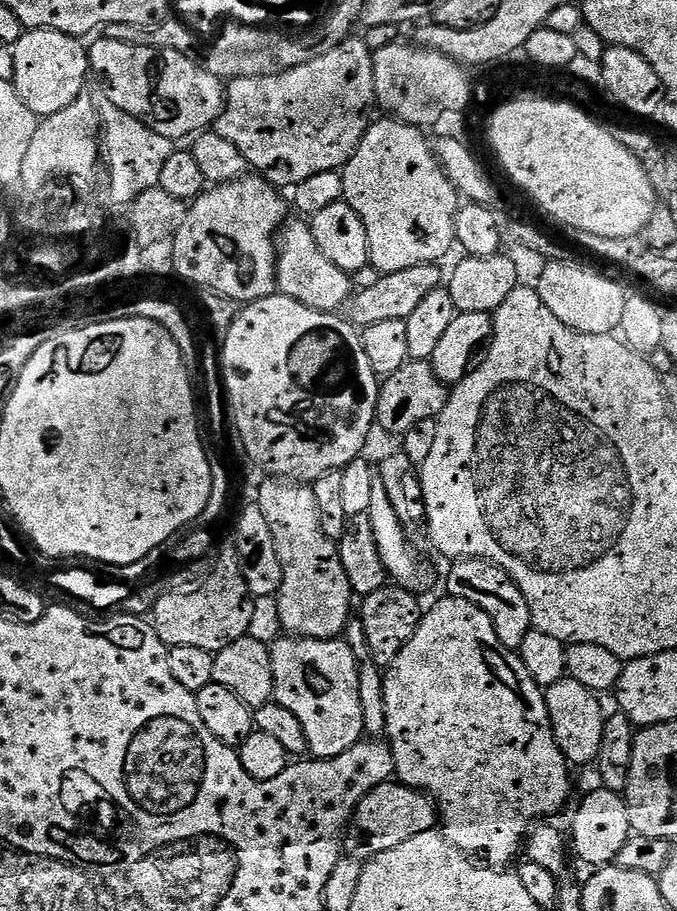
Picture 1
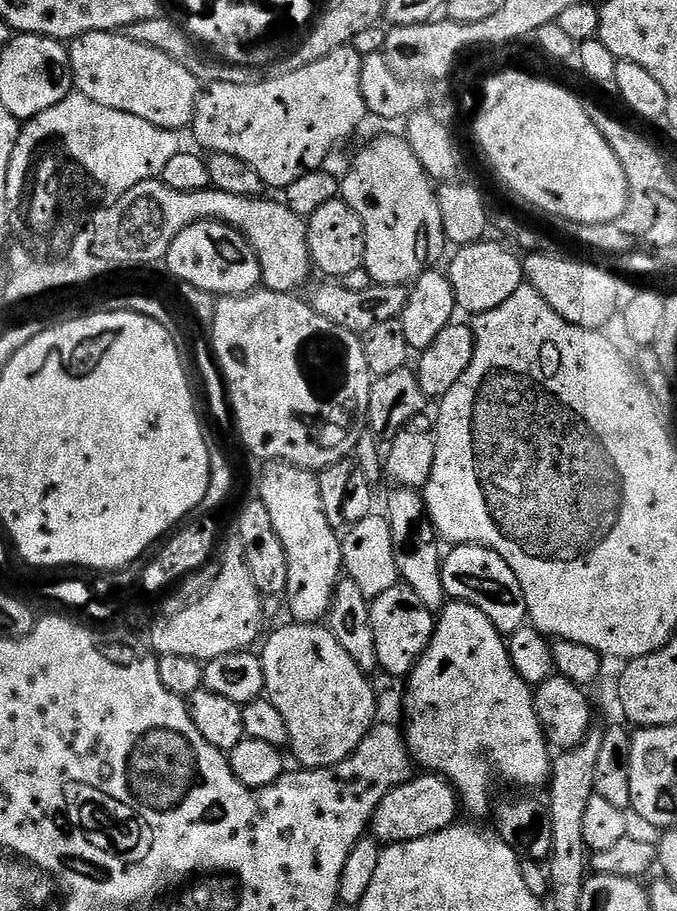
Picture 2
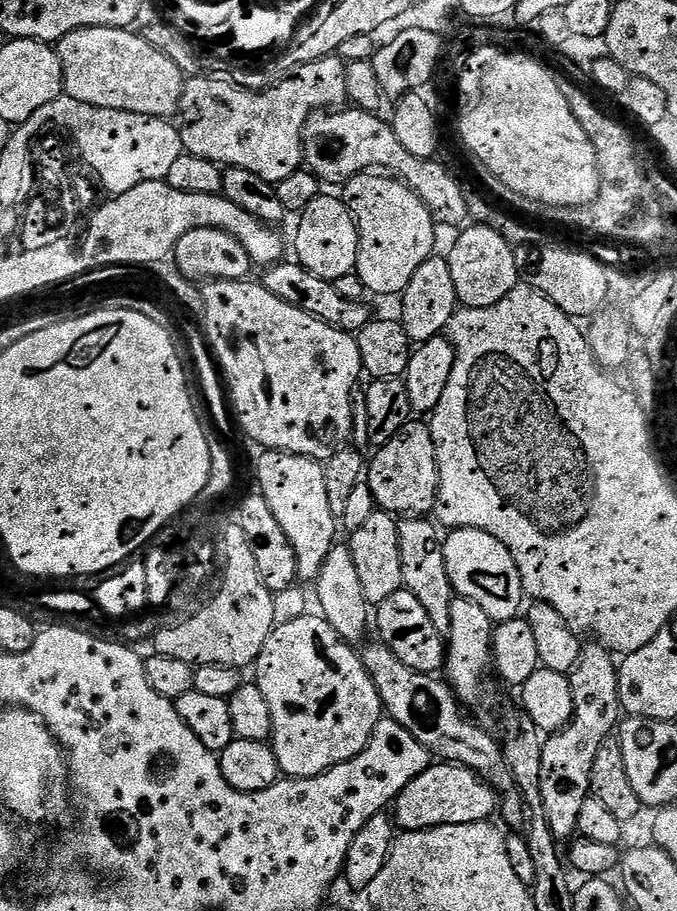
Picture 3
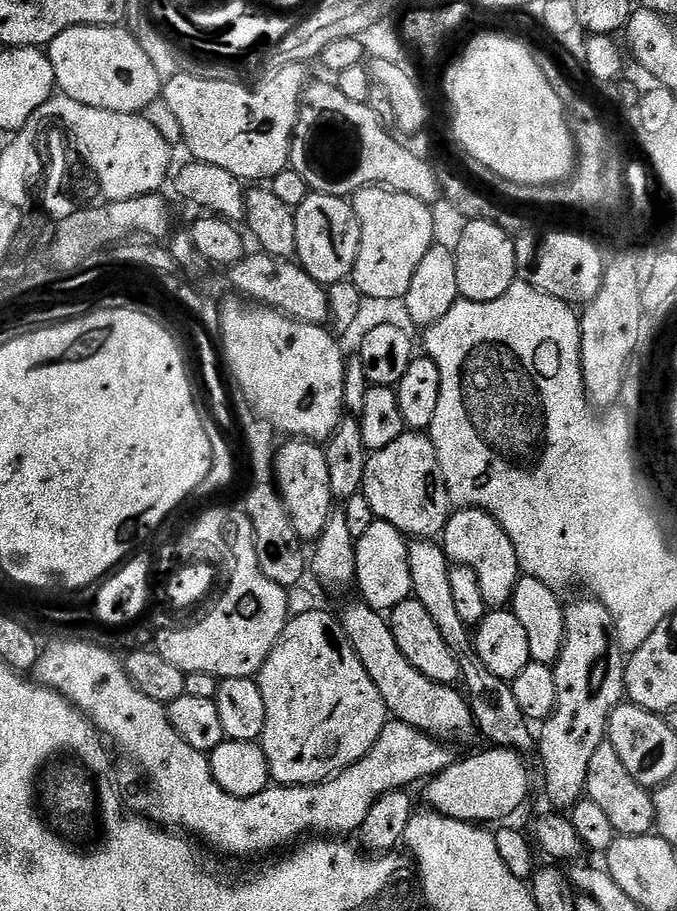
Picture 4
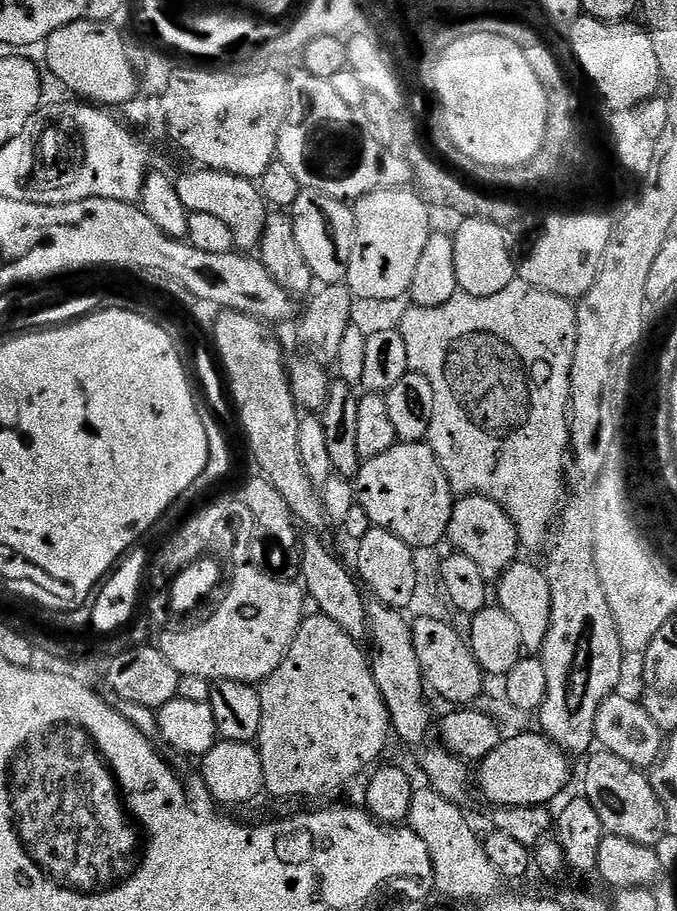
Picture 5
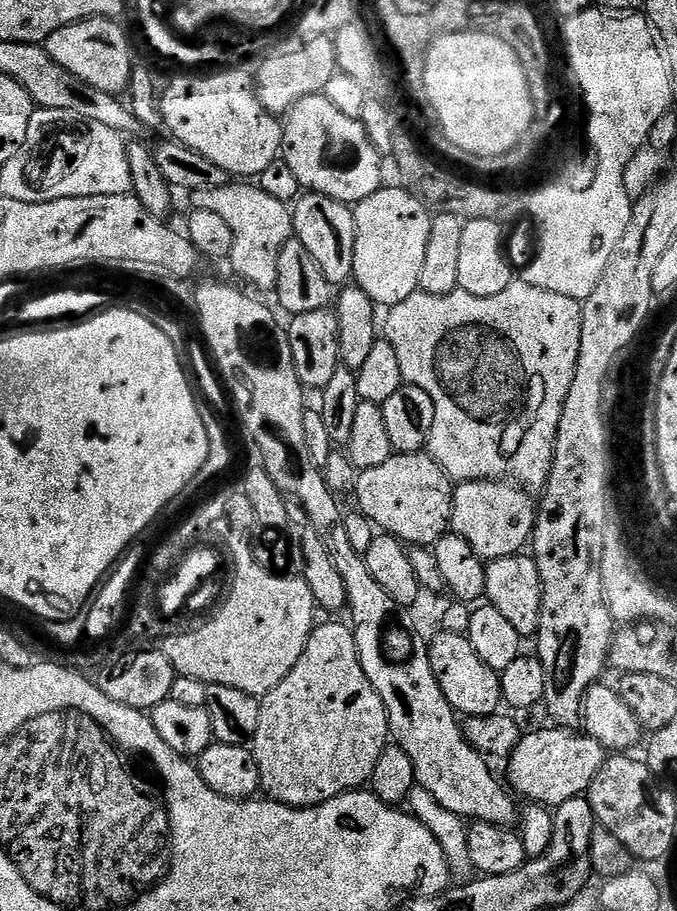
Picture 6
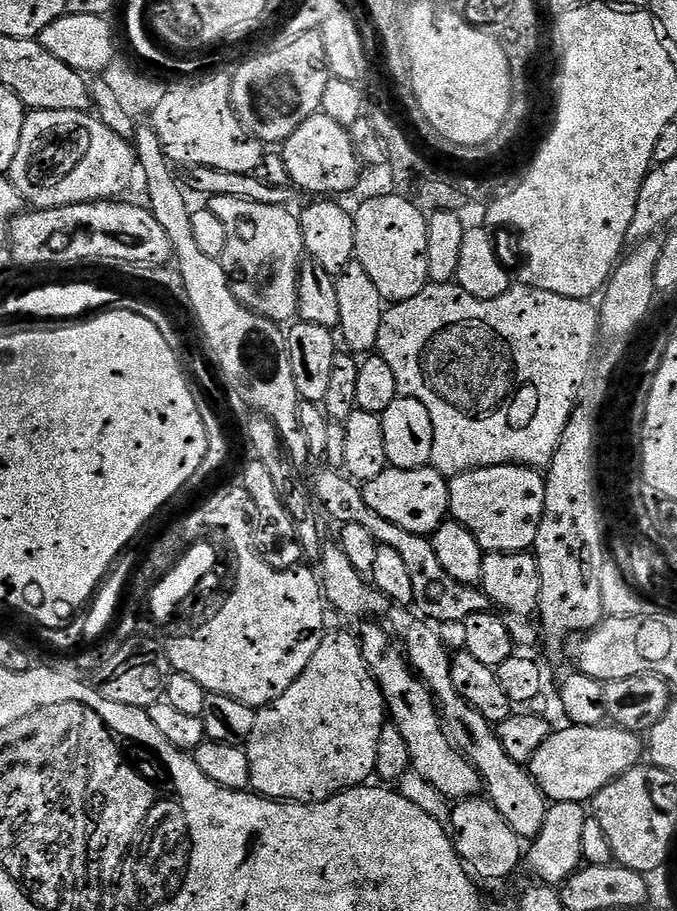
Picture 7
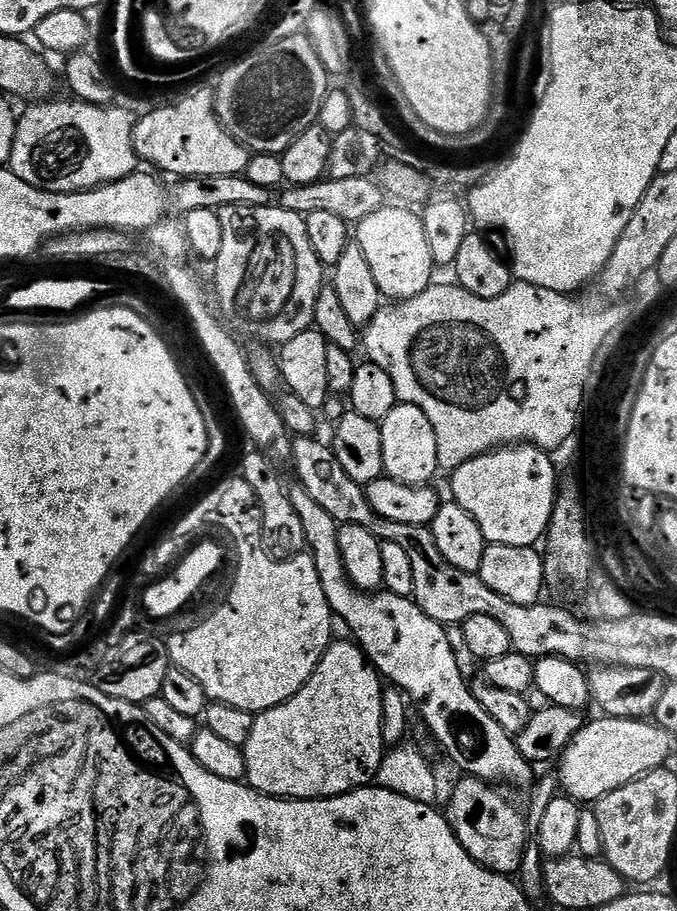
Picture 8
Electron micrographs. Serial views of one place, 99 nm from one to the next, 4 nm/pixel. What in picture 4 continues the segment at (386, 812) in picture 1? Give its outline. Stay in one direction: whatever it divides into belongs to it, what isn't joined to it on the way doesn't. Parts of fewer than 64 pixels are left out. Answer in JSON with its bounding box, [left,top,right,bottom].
[424,747,532,826]

